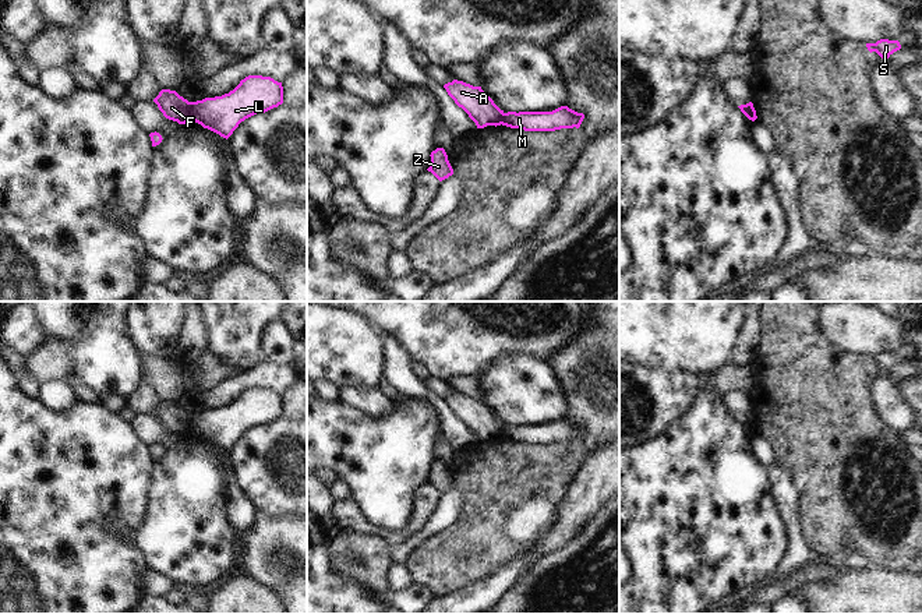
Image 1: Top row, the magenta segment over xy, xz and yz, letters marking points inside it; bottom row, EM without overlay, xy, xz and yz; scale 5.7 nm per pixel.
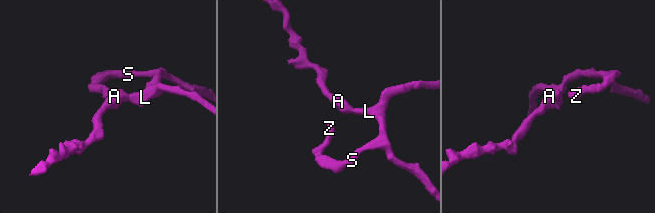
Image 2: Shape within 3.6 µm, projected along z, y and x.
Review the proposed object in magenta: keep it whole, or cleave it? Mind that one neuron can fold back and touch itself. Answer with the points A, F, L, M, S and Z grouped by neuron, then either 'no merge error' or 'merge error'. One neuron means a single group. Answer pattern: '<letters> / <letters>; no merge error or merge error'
A F / L M S Z; merge error

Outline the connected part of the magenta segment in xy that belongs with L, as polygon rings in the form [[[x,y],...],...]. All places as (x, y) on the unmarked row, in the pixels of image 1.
[[[248,388],[222,409],[190,414],[190,431],[223,451],[229,451],[241,434],[283,416],[282,395],[271,389]]]

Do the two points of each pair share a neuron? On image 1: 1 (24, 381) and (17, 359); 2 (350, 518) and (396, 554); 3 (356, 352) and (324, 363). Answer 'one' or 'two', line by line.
1: one
2: two
3: one

